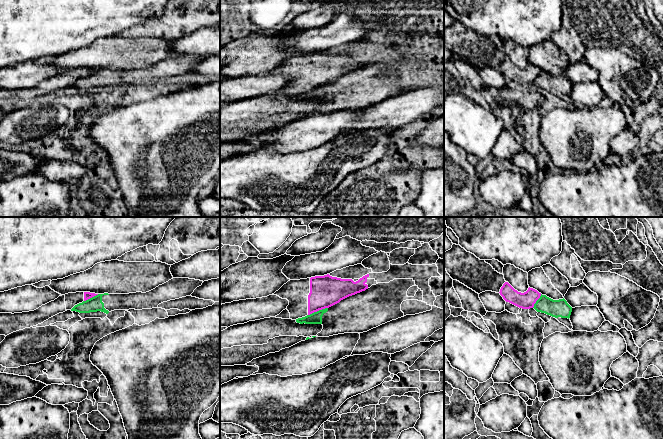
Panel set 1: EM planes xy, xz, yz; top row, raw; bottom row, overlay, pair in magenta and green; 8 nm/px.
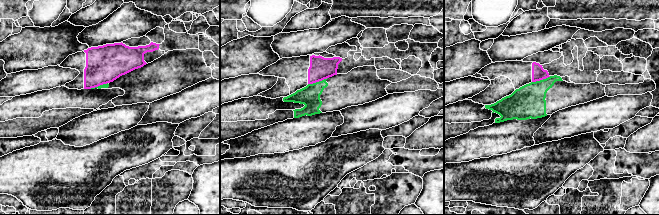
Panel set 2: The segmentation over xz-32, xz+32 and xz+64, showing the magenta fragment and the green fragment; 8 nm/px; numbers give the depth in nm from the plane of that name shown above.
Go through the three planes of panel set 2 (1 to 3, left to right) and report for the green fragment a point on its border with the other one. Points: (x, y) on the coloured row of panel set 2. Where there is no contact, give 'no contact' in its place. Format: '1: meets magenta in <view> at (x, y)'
1: meets magenta in xz-32 at (98, 85)
2: meets magenta in xz+32 at (317, 81)
3: meets magenta in xz+64 at (541, 79)

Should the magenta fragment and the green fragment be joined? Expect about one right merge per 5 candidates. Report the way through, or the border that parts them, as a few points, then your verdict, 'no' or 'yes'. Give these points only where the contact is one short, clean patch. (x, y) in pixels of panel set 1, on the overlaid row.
border along xz (327, 307), (308, 315); no

